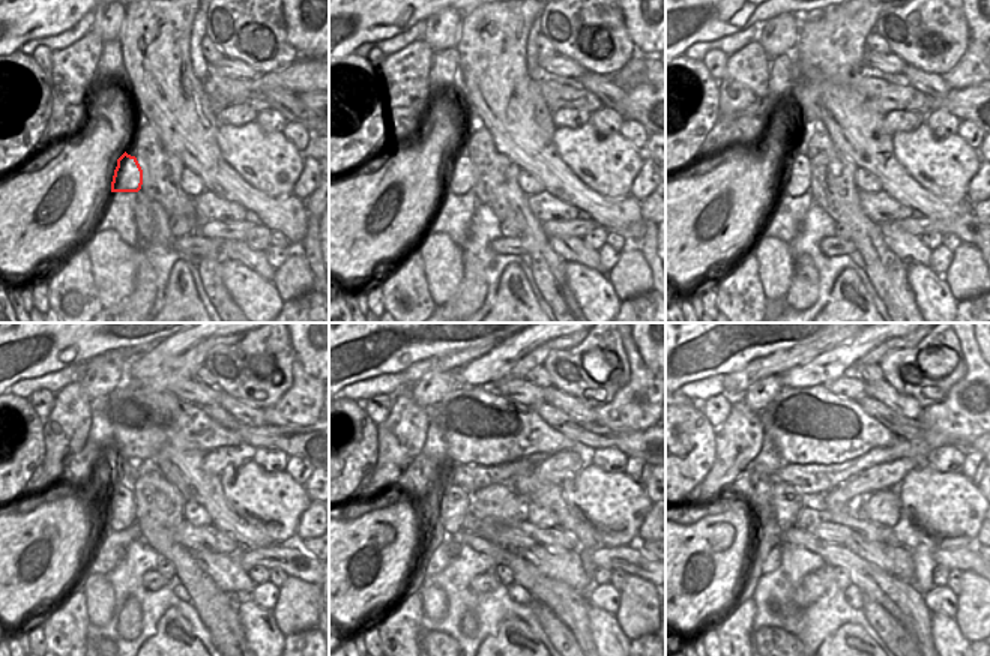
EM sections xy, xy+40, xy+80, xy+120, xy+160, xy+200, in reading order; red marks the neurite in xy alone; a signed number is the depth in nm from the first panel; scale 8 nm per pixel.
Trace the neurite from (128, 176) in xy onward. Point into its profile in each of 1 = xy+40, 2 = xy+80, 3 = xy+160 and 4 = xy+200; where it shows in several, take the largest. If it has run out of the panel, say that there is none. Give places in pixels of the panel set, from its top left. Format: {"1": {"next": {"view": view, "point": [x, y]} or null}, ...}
{"1": {"next": {"view": "xy+40", "point": [463, 176]}}, "2": {"next": {"view": "xy+80", "point": [795, 171]}}, "3": {"next": {"view": "xy+160", "point": [454, 506]}}, "4": {"next": {"view": "xy+200", "point": [787, 500]}}}

